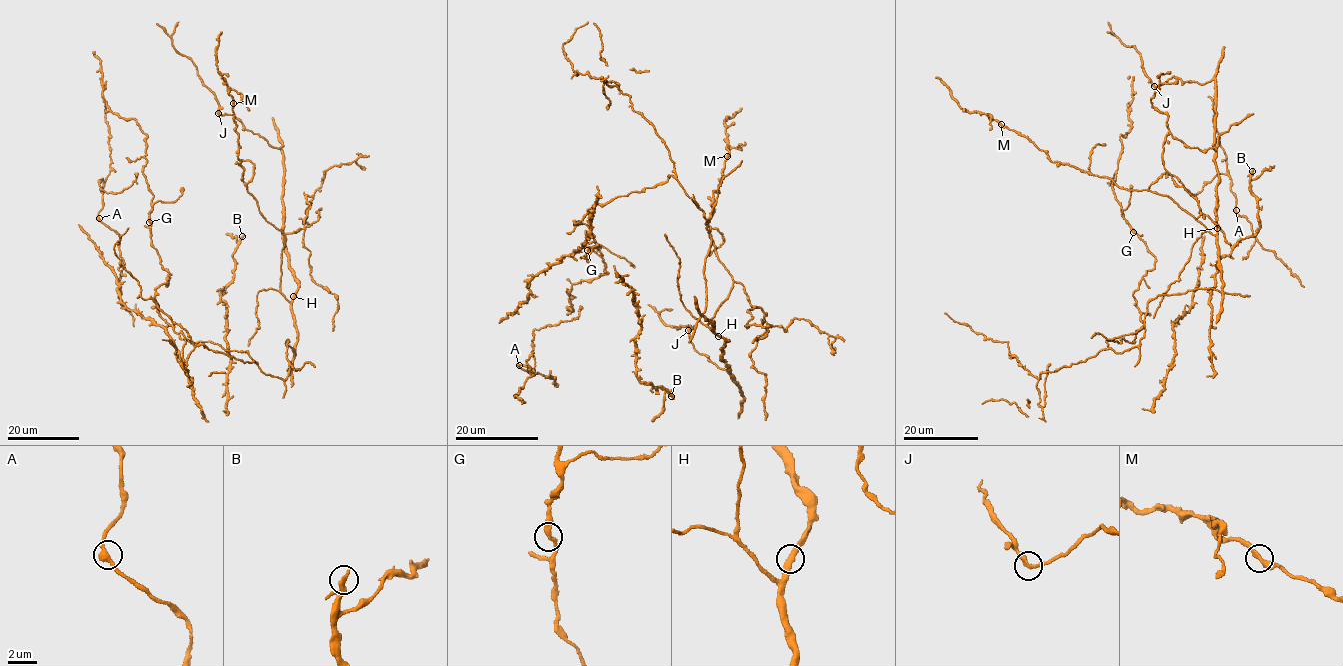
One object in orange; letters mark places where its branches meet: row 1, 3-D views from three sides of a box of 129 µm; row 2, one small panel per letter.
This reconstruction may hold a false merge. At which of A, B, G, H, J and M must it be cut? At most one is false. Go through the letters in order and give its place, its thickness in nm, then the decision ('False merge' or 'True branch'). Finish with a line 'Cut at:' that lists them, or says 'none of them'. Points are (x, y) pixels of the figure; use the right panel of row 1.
A: Place: (1236, 210). Thickness 320 nm. True branch
B: Place: (1252, 171). Thickness 320 nm. True branch
G: Place: (1133, 232). Thickness 320 nm. True branch
H: Place: (1217, 228). Thickness 320 nm. True branch
J: Place: (1154, 86). Thickness 320 nm. True branch
M: Place: (1001, 124). Thickness 340 nm. True branch
Cut at: none of them

